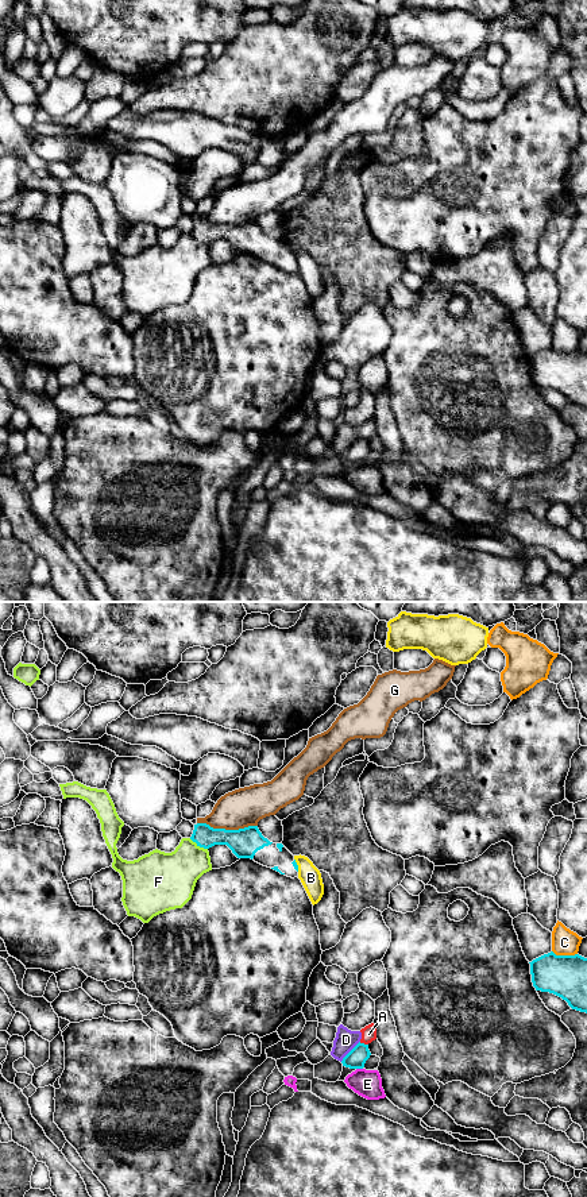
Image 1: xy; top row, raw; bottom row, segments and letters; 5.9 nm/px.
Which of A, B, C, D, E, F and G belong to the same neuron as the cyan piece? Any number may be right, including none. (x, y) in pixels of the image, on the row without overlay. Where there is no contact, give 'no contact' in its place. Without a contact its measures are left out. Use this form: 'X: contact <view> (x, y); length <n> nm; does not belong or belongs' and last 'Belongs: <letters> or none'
A: contact xy (363, 439); length 60 nm; does not belong
B: contact xy (297, 261); length 80 nm; does not belong
C: contact xy (564, 351); length 150 nm; does not belong
D: contact xy (350, 447); length 170 nm; does not belong
E: contact xy (359, 463); length 40 nm; does not belong
F: contact xy (199, 240); length 130 nm; does not belong
G: contact xy (227, 226); length 360 nm; does not belong
Belongs: none

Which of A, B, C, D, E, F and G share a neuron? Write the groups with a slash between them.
A D / B / C / E / F / G

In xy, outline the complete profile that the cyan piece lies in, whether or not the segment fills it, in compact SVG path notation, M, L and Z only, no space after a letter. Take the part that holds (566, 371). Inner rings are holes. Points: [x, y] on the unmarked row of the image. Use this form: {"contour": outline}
{"contour": "M551 347L529 359L536 386L553 389L572 405L587 409L587 354Z"}

